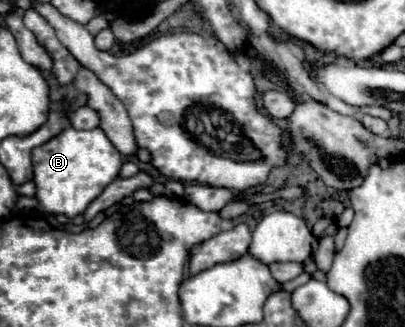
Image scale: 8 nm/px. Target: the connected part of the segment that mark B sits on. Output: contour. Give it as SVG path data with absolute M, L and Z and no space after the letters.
M74 127L62 129L60 135L52 137L44 145L32 149L32 167L34 167L34 183L36 183L36 199L38 199L38 211L42 215L66 215L76 217L84 213L84 209L100 195L100 191L118 177L118 171L122 167L122 155L116 151L116 147L110 143L110 139L104 135L102 129L92 131L78 131Z

